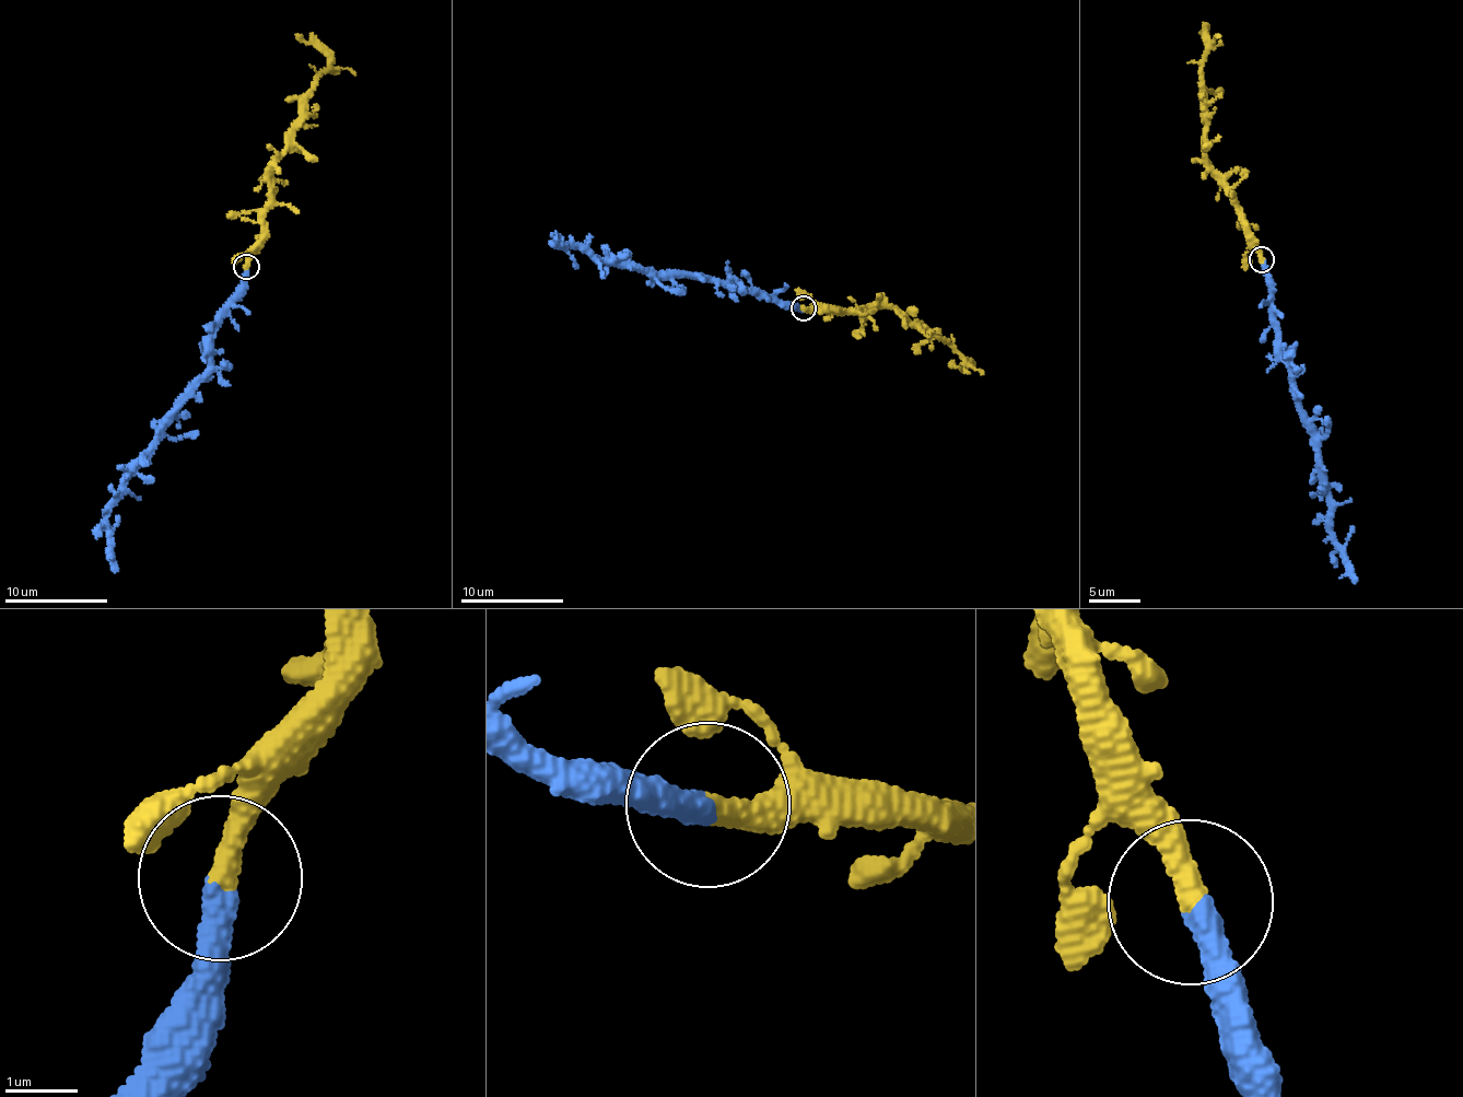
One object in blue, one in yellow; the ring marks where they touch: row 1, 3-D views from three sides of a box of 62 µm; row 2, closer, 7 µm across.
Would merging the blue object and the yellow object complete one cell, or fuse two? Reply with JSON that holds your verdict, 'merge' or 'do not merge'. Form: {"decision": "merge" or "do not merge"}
{"decision": "merge"}

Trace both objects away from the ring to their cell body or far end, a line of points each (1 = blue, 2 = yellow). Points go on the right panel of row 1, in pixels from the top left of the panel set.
1: (1262, 258), (1277, 334), (1329, 501), (1332, 538), (1355, 583)
2: (1262, 258), (1260, 247), (1242, 226), (1242, 208), (1208, 163), (1205, 149), (1202, 92), (1207, 33), (1202, 33)

